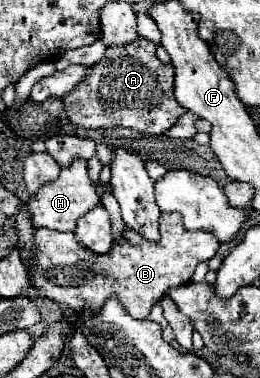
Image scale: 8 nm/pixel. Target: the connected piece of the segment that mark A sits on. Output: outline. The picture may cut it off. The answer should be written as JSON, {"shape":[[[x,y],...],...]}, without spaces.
{"shape":[[[138,39],[128,45],[108,45],[104,59],[64,97],[68,119],[78,127],[126,127],[148,135],[164,135],[186,109],[172,93],[174,69],[156,59],[156,43]]]}

